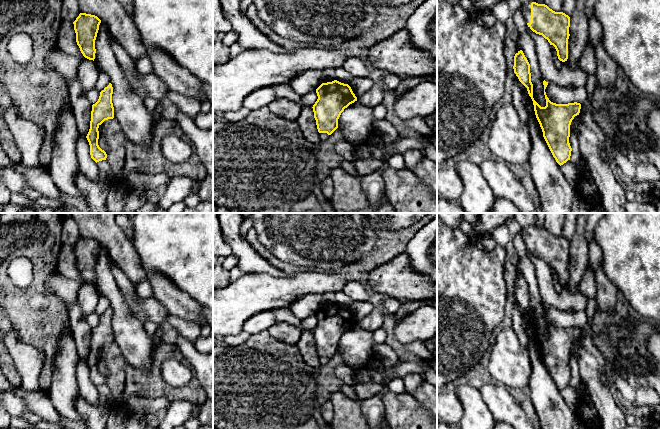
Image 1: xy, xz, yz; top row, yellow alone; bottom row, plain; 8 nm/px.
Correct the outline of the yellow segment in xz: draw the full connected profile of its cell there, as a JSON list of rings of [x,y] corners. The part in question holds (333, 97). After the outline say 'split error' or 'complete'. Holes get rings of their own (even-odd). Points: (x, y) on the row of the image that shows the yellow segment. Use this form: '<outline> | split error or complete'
[[[337,80],[332,82],[322,83],[317,89],[317,101],[312,107],[302,107],[300,115],[297,119],[297,124],[302,131],[305,139],[312,143],[320,143],[320,133],[331,135],[338,128],[338,119],[341,113],[350,104],[357,101],[357,97],[353,93],[348,84],[341,83]]] | split error

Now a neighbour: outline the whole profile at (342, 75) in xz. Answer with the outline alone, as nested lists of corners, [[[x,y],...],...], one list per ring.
[[[344,67],[335,69],[335,79],[341,83],[348,84],[354,77]]]

